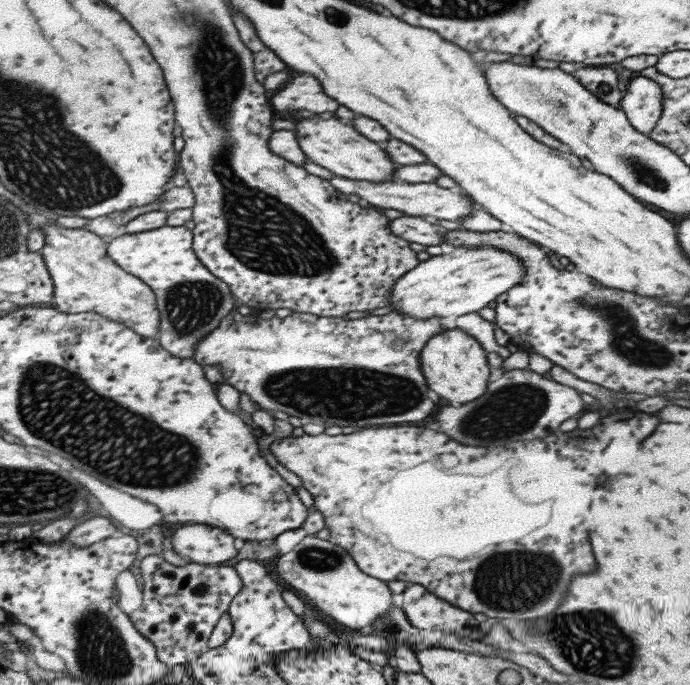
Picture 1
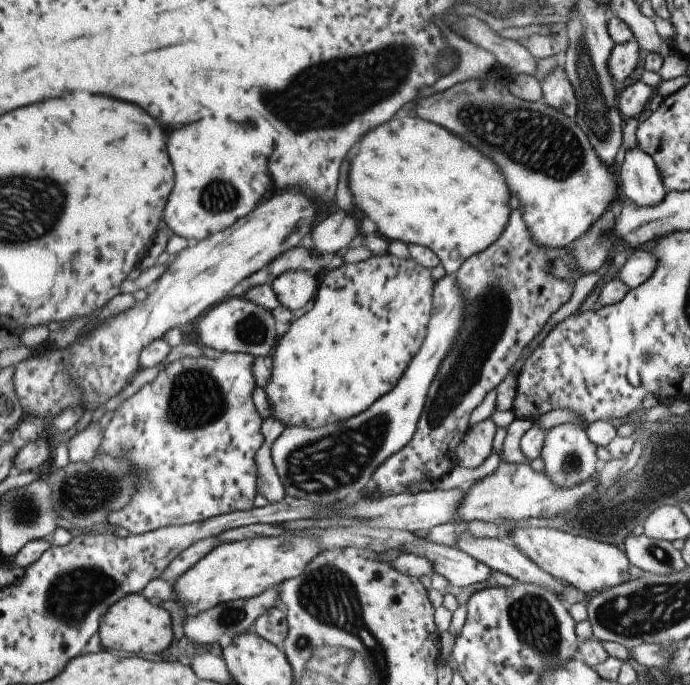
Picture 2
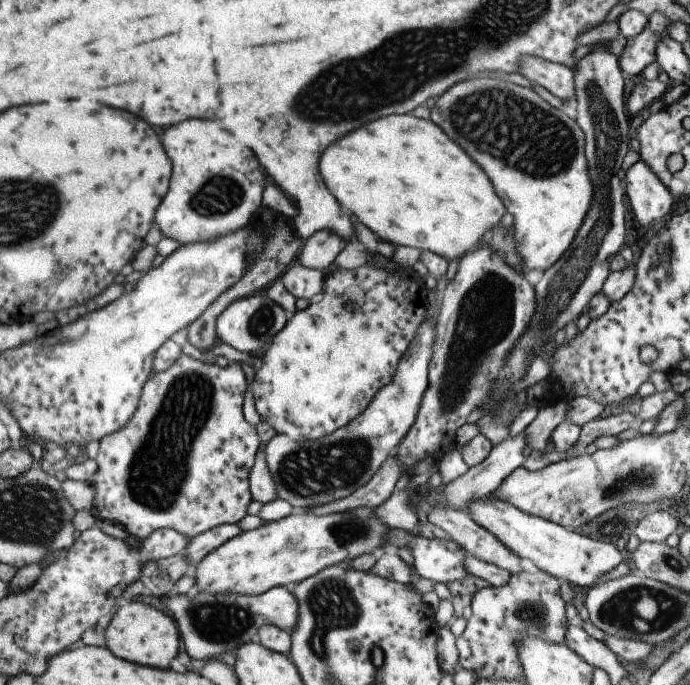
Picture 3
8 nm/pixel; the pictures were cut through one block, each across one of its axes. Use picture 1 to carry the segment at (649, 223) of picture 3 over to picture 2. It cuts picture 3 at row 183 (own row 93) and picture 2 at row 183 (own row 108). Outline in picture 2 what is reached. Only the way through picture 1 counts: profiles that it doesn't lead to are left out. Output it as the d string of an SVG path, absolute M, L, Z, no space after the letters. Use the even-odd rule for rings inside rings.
M637 146L625 152L617 174L617 184L621 196L639 208L659 206L667 194L653 160Z

